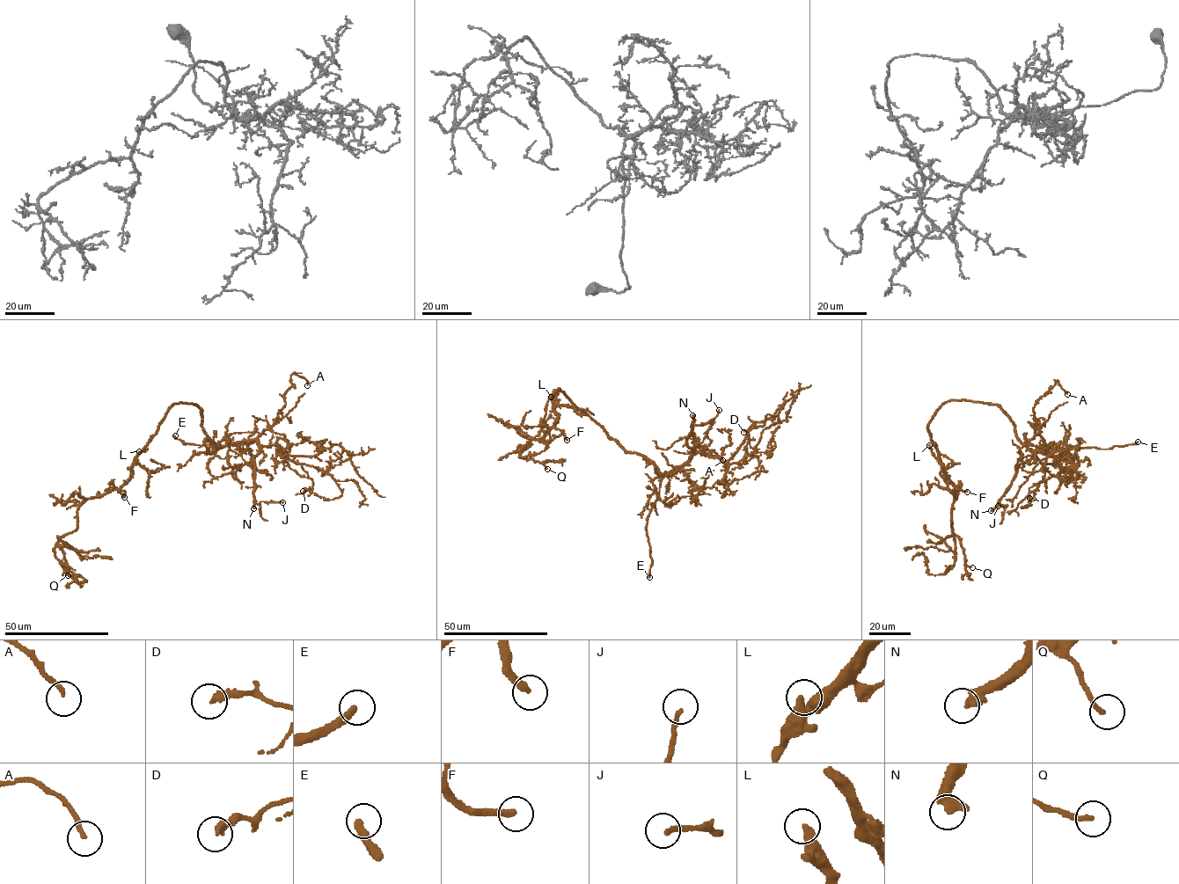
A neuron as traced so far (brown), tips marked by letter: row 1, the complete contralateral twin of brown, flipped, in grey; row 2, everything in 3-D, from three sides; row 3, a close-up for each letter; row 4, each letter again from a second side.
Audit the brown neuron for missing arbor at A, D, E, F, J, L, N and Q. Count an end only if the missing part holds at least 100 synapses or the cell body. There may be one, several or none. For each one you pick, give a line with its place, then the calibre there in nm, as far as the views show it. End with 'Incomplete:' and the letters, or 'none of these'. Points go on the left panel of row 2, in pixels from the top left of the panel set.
E: (175, 435) | 320 nm
F: (124, 497) | 240 nm
N: (253, 508) | 480 nm
Incomplete: E, F, N

